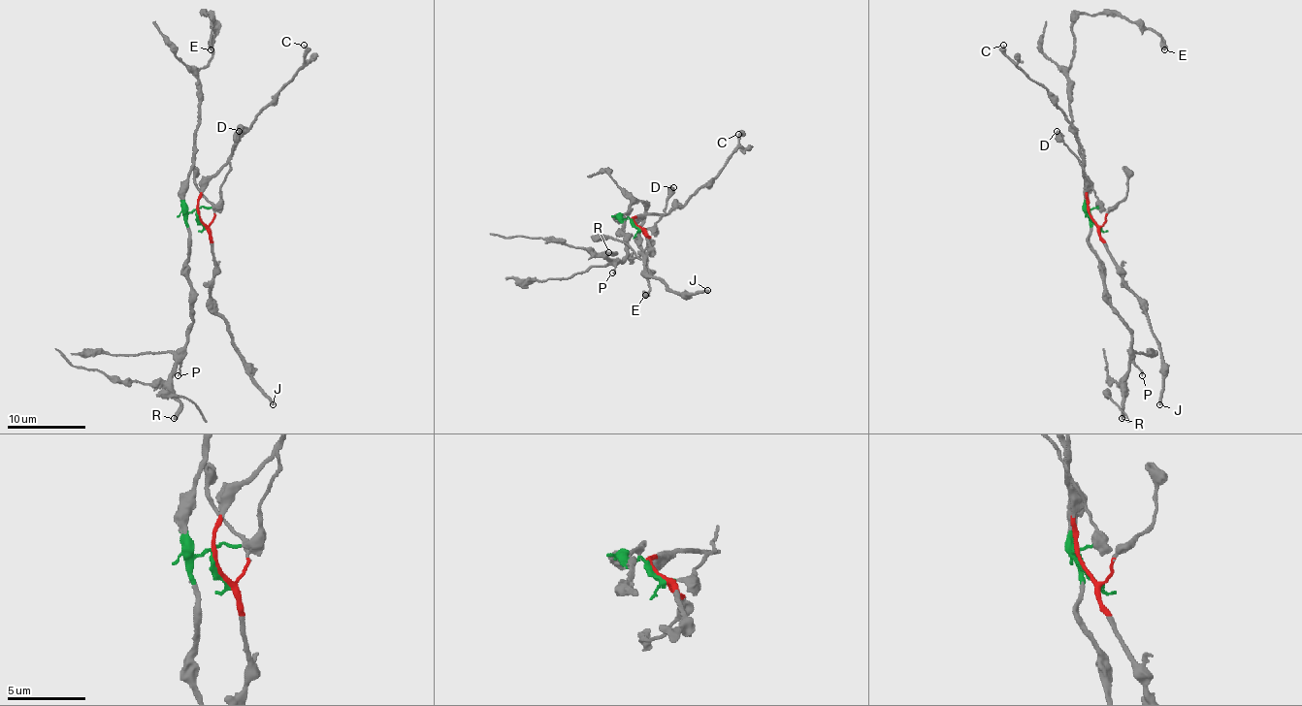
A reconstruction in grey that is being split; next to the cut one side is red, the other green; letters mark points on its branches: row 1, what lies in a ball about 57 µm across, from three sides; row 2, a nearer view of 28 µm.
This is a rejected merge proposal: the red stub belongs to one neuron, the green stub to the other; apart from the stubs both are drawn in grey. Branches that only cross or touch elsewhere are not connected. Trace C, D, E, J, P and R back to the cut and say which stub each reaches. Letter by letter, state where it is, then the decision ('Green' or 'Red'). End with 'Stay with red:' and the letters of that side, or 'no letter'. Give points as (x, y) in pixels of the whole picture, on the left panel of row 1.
C: Place: (304, 45). Red
D: Place: (239, 131). Green
E: Place: (211, 49). Green
J: Place: (273, 404). Red
P: Place: (178, 375). Green
R: Place: (174, 418). Green
Stay with red: C, J

